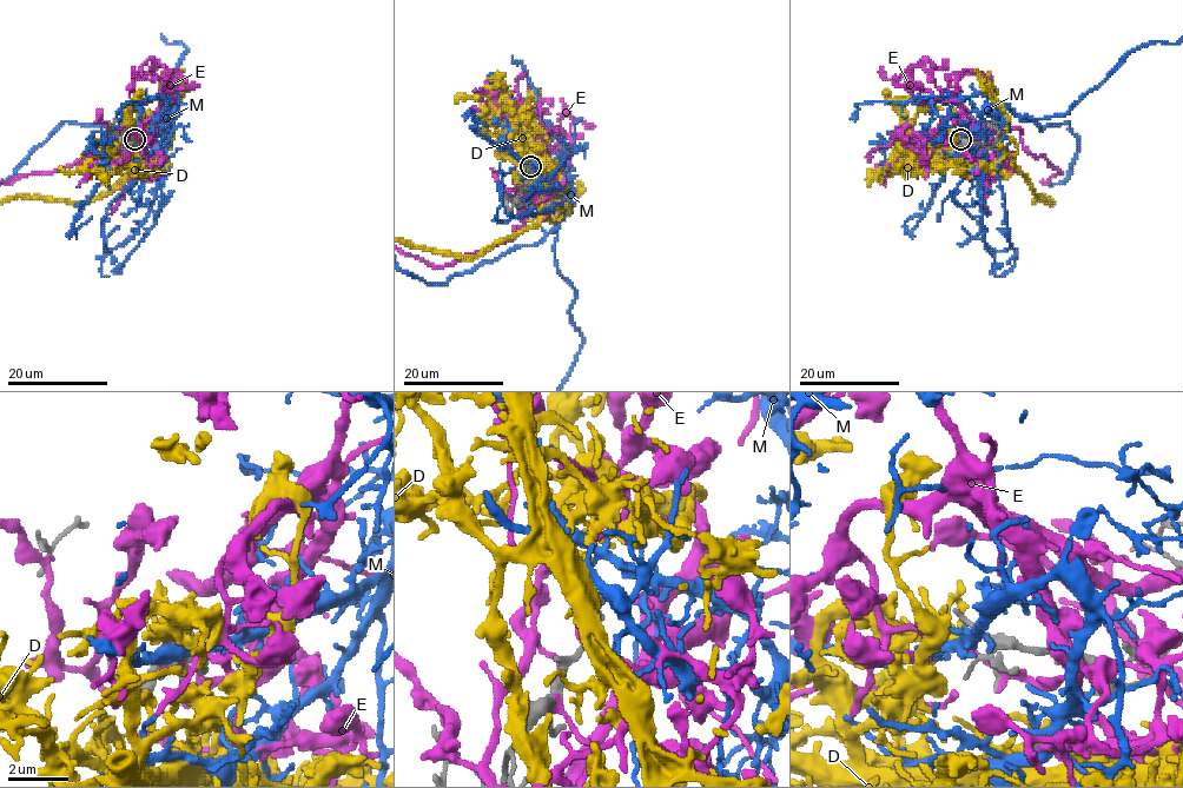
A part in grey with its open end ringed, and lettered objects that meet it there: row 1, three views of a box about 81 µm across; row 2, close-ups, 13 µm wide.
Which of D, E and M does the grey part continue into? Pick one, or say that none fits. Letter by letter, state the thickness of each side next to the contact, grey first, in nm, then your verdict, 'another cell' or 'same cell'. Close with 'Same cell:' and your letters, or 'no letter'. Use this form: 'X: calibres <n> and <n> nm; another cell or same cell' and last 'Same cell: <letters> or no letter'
D: calibres 130 and 340 nm; another cell
E: calibres 120 and 200 nm; another cell
M: calibres 180 and 200 nm; same cell
Same cell: M

